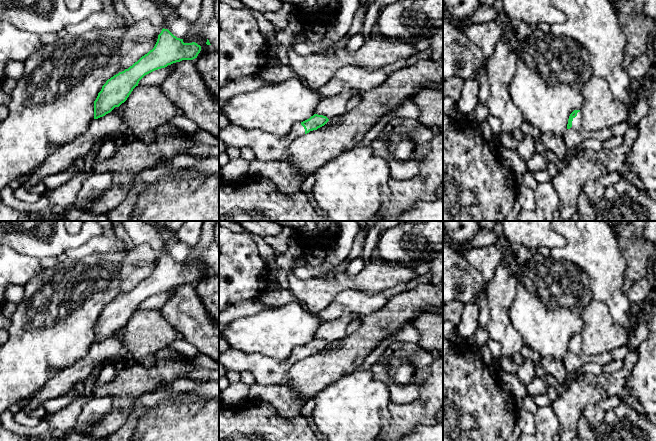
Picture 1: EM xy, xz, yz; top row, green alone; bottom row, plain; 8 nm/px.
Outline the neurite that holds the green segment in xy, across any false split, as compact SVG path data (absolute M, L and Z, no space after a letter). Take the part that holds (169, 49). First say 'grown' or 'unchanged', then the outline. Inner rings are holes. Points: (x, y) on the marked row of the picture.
unchanged; M163 28L152 50L102 86L94 101L94 119L105 116L124 103L145 75L182 60L193 60L200 51L201 46L197 43L184 43L183 39Z

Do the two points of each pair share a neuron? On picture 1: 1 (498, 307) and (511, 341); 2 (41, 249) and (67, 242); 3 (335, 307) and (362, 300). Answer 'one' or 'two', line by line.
1: one
2: one
3: one

